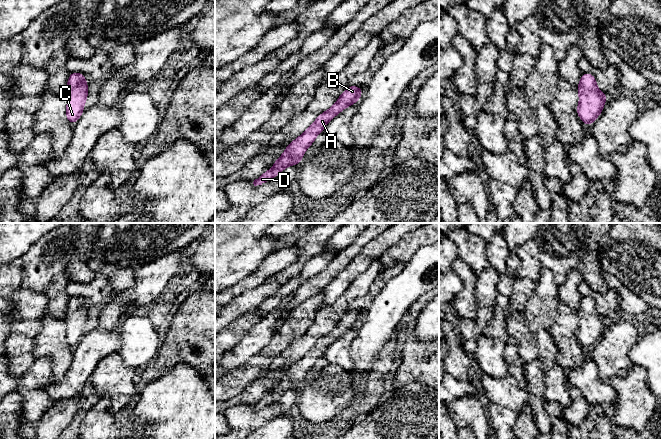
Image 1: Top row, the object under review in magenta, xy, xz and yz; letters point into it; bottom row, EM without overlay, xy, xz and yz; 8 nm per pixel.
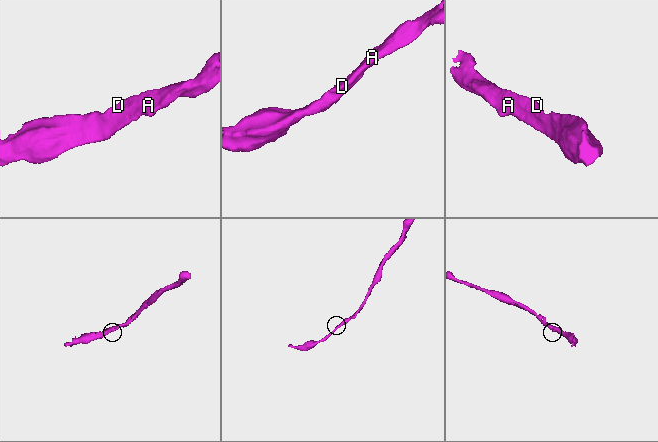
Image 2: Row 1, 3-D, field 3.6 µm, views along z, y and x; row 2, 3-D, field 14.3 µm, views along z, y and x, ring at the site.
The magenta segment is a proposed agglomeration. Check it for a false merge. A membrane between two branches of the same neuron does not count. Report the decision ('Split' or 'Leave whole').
Leave whole

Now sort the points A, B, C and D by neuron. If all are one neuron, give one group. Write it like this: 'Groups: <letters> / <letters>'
Groups: A B C D

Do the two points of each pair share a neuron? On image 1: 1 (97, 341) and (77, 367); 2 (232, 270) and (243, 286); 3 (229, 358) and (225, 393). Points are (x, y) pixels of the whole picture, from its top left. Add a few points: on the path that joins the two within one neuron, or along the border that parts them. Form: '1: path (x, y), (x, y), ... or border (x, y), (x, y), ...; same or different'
1: path (93, 347), (83, 361); same
2: border (258, 267), (225, 290); different
3: border (248, 360), (225, 372); different

